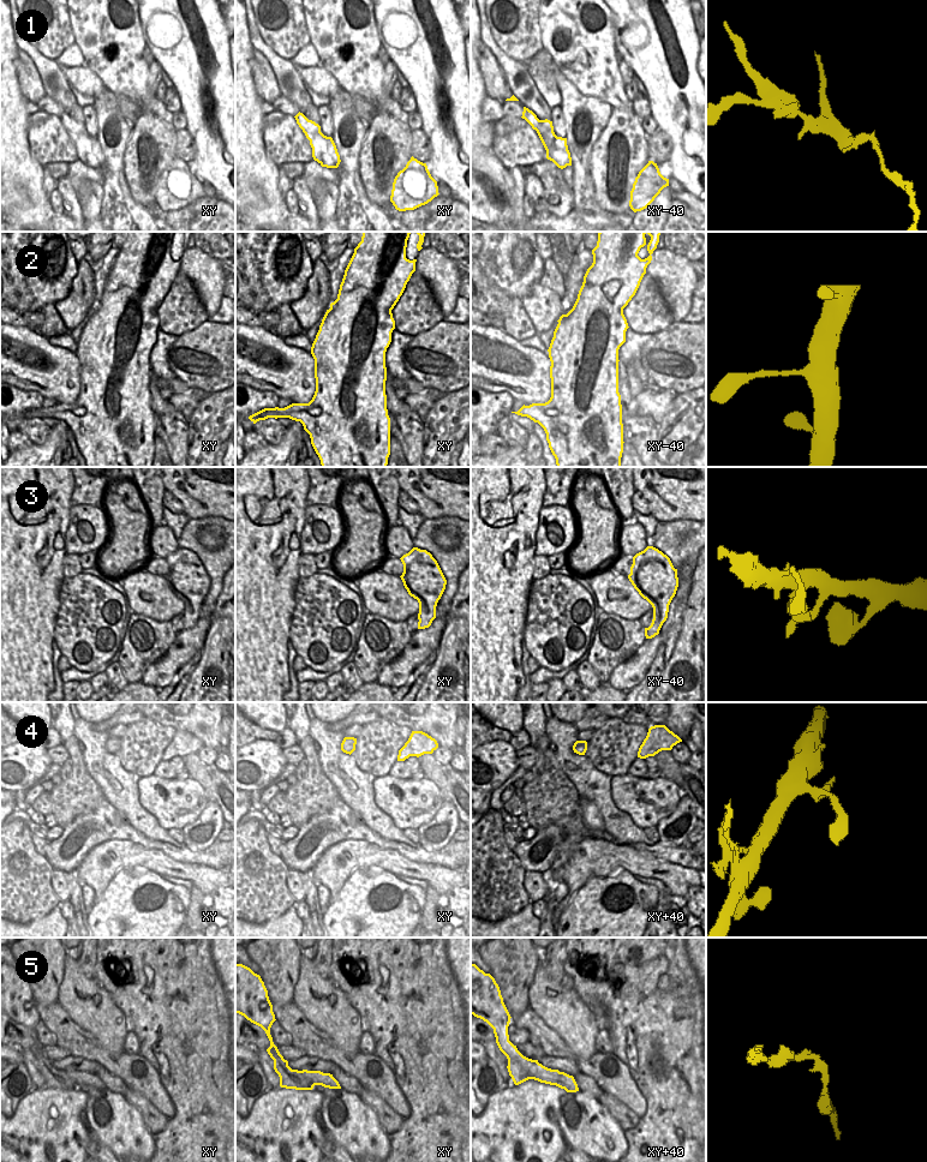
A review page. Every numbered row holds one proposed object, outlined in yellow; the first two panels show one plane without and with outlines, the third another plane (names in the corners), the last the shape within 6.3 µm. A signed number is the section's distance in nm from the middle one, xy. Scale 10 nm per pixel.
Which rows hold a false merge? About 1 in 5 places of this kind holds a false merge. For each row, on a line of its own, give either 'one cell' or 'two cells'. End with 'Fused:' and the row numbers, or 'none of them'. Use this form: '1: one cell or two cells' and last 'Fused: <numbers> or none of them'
1: two cells
2: one cell
3: one cell
4: one cell
5: two cells
Fused: 1, 5

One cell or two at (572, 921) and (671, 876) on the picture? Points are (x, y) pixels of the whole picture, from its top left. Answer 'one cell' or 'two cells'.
two cells

